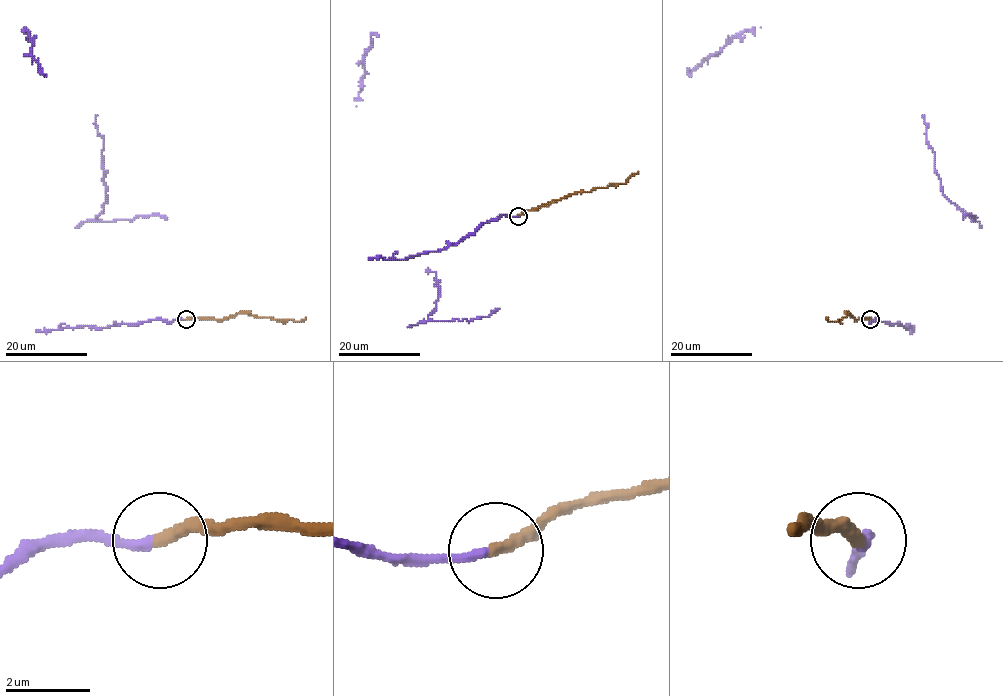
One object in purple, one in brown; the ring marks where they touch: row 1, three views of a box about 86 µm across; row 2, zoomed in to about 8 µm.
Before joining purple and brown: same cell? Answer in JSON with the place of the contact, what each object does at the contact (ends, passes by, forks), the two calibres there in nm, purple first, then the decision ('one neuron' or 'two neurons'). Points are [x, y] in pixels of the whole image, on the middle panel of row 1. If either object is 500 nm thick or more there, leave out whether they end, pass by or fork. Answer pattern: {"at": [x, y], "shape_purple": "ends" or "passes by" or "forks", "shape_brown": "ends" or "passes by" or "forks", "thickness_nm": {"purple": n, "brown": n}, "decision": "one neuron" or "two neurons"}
{"at": [518, 216], "shape_purple": "ends", "shape_brown": "ends", "thickness_nm": {"purple": 220, "brown": 300}, "decision": "two neurons"}

